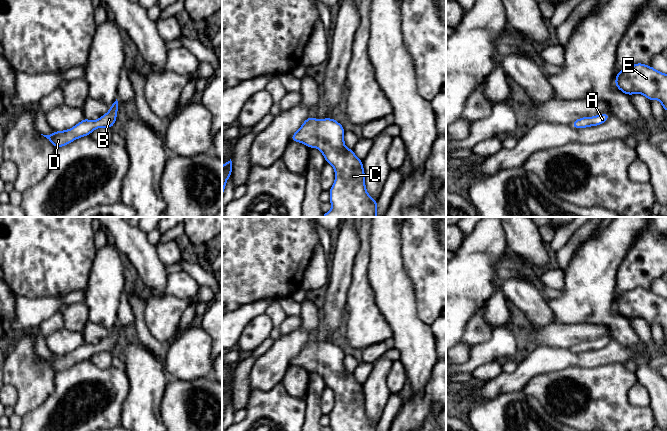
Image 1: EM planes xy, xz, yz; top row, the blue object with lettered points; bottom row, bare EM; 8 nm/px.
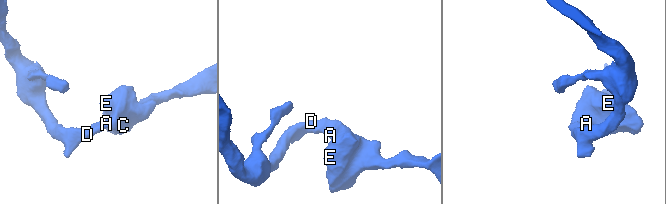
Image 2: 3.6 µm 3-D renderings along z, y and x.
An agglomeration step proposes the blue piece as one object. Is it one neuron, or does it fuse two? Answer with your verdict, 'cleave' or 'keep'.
keep

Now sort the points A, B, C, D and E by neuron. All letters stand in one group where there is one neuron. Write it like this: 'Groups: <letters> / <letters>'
Groups: A B C D E

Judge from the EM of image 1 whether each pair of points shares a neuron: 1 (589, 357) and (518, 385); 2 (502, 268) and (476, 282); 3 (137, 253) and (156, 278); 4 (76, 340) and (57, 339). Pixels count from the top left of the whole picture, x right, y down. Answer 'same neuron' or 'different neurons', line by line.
1: same neuron
2: different neurons
3: same neuron
4: same neuron

